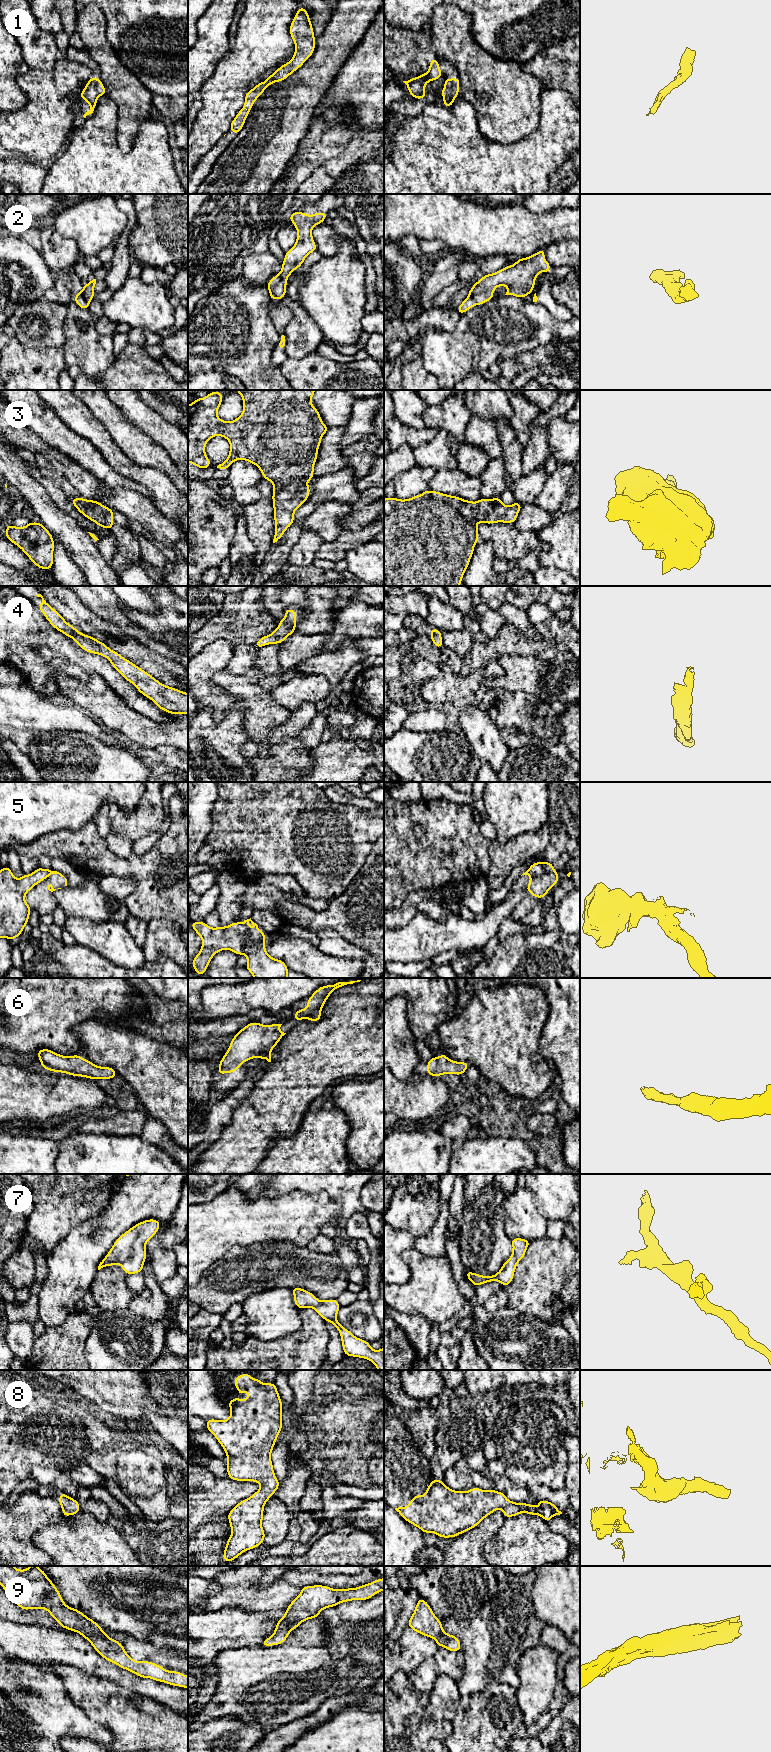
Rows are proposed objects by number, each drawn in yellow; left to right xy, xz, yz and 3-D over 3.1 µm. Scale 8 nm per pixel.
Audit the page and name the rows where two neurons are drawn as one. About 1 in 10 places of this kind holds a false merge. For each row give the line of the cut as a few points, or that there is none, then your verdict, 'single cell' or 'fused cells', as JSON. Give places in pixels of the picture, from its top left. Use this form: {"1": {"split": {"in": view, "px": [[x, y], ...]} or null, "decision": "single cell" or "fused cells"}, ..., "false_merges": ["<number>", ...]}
{"1": {"split": null, "decision": "single cell"}, "2": {"split": null, "decision": "single cell"}, "3": {"split": null, "decision": "single cell"}, "4": {"split": null, "decision": "single cell"}, "5": {"split": {"in": "xz", "px": [[241, 923], [248, 931], [248, 937], [244, 940], [244, 953]]}, "decision": "fused cells"}, "6": {"split": null, "decision": "single cell"}, "7": {"split": null, "decision": "single cell"}, "8": {"split": null, "decision": "single cell"}, "9": {"split": null, "decision": "single cell"}, "false_merges": ["5"]}

